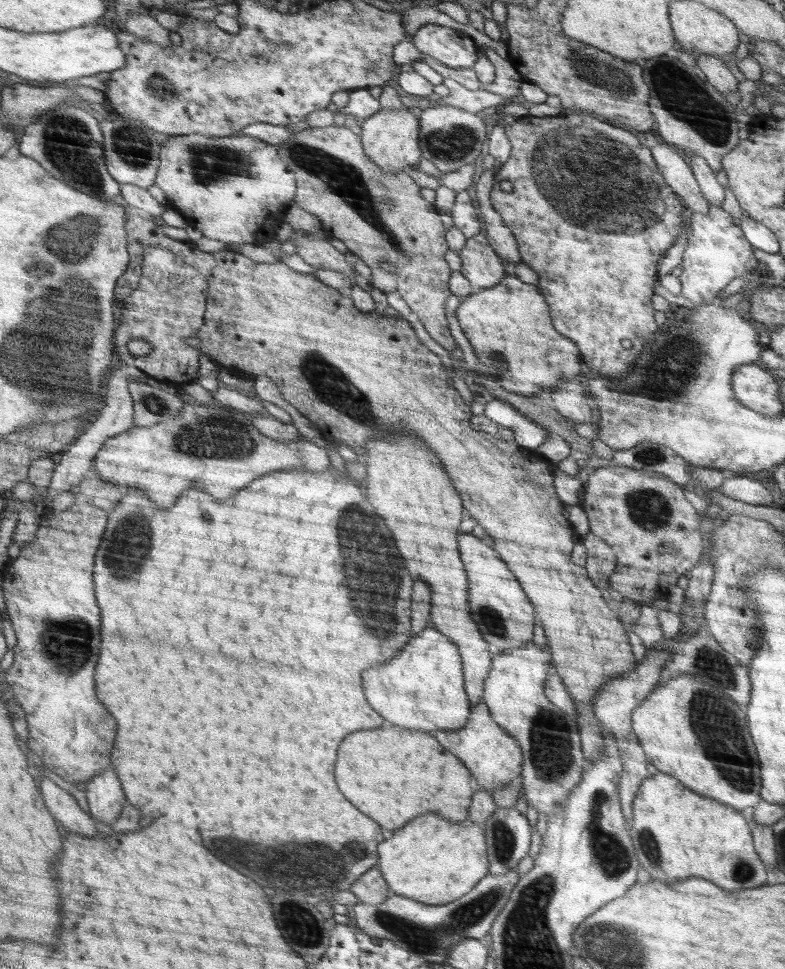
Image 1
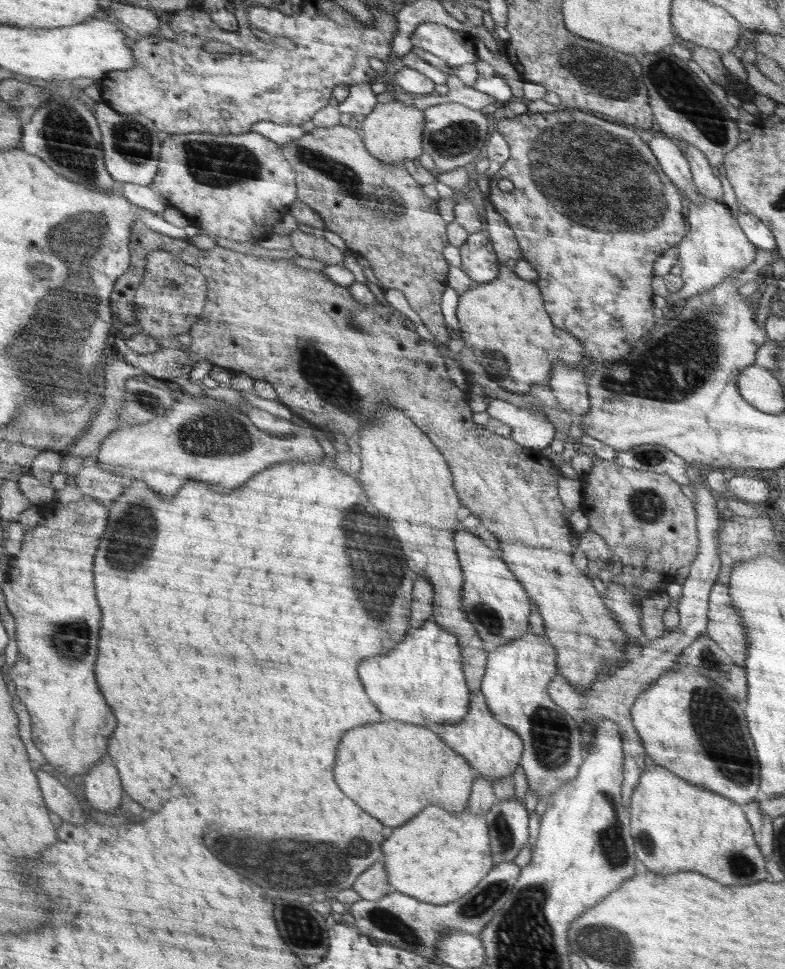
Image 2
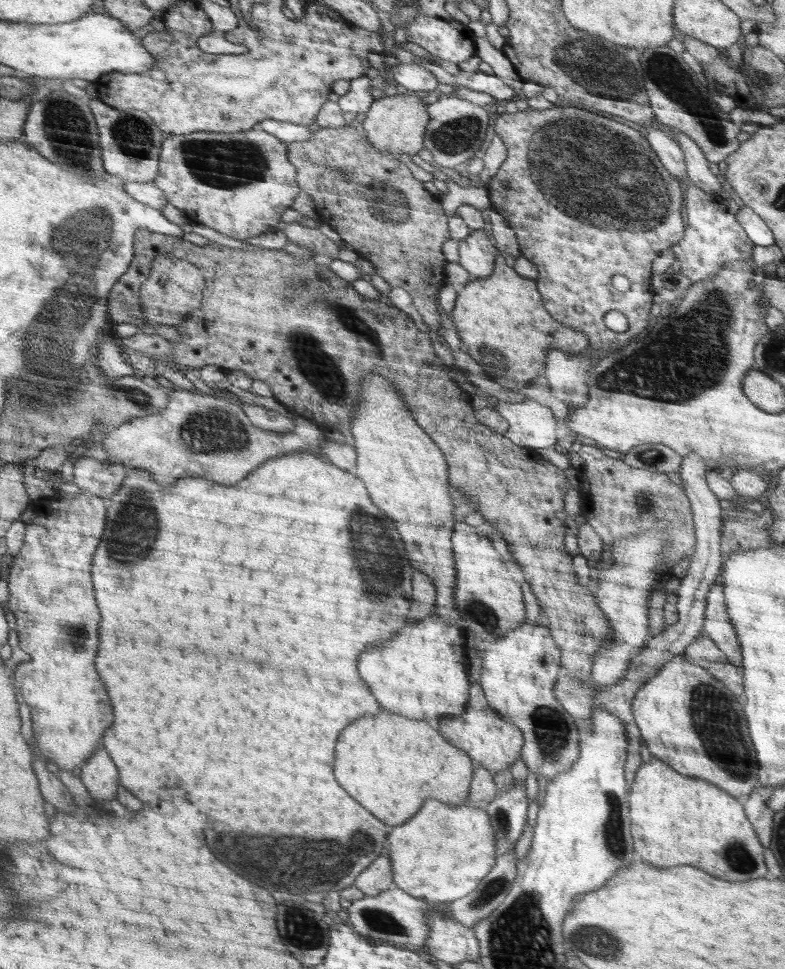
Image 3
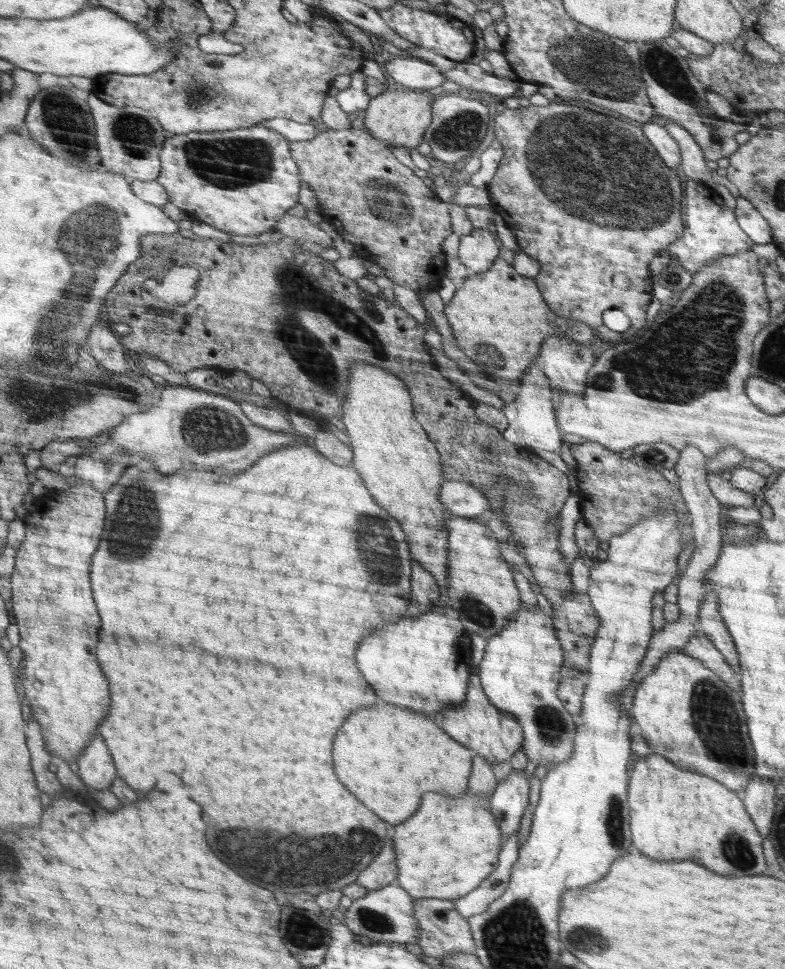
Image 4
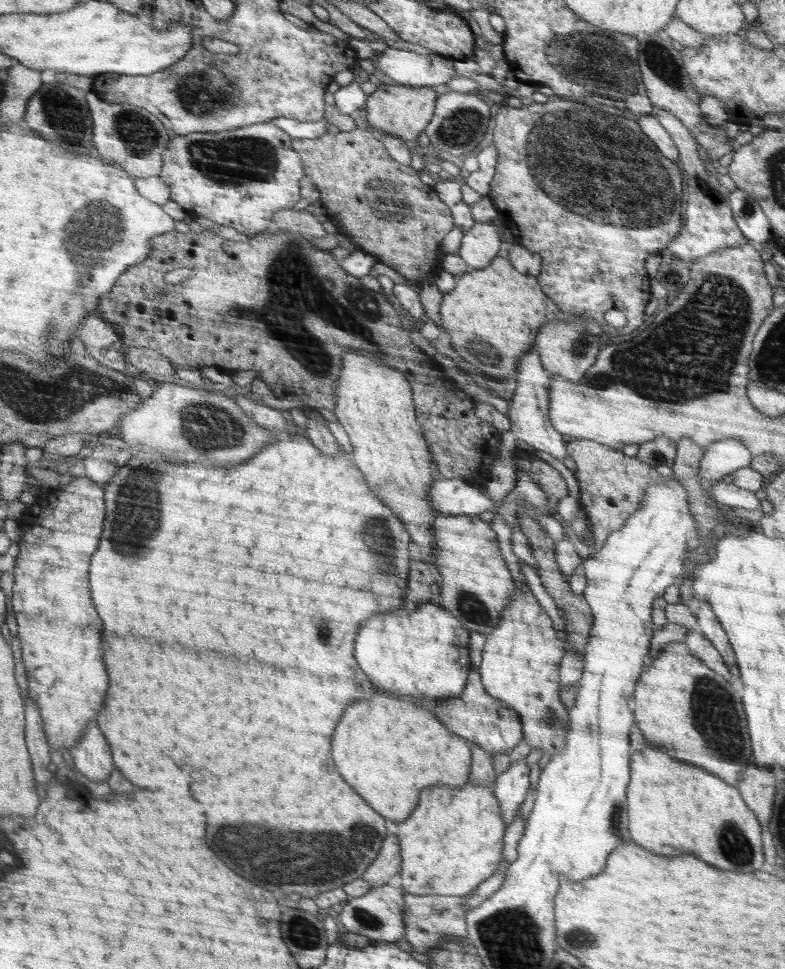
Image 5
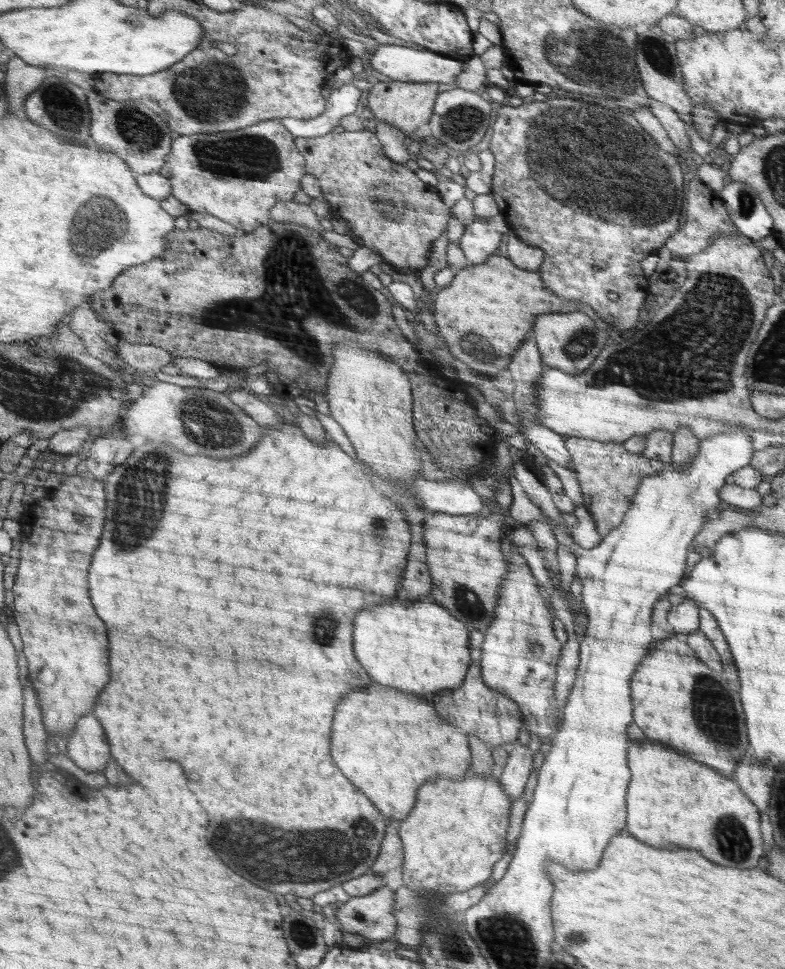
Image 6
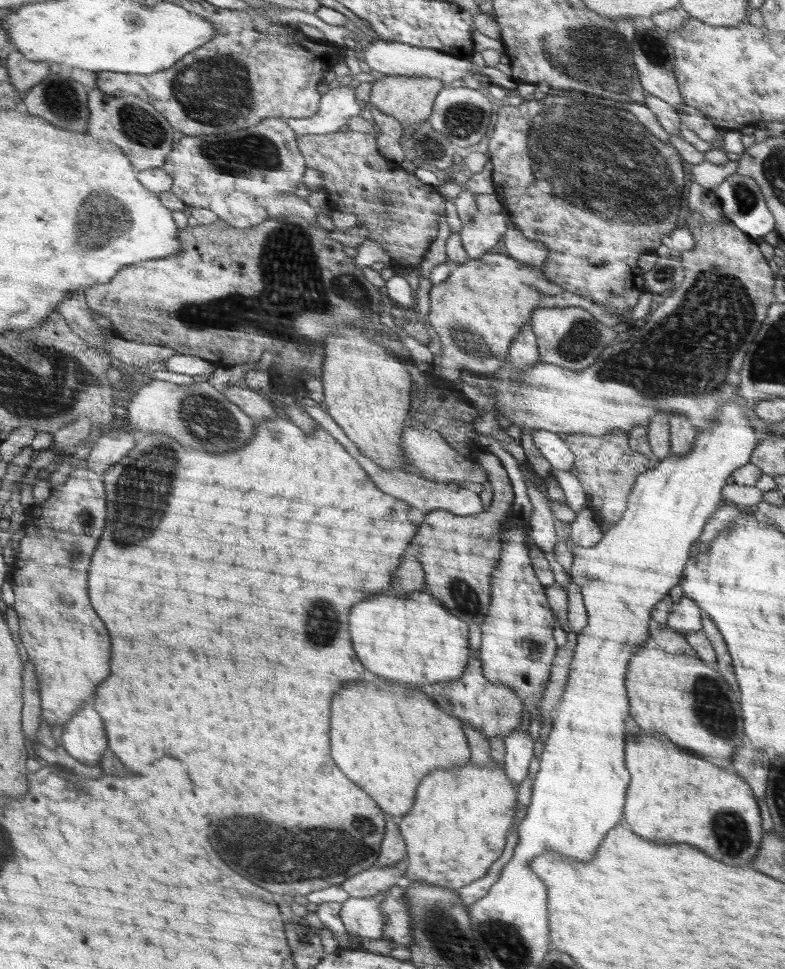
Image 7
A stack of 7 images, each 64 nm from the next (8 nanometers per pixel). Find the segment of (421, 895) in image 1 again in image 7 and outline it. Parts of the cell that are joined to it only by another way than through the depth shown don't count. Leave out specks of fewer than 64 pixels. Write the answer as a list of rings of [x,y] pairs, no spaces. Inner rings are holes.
[[[491,759],[491,762],[486,766],[474,765],[471,761],[468,761],[462,766],[455,766],[455,768],[438,768],[423,778],[423,782],[419,784],[418,796],[415,796],[414,807],[410,813],[399,819],[399,831],[406,844],[407,852],[407,870],[403,877],[403,883],[425,882],[426,884],[438,884],[442,888],[452,888],[458,891],[462,887],[466,887],[467,884],[474,883],[487,876],[492,863],[497,858],[500,858],[505,849],[506,834],[508,834],[508,828],[514,822],[514,808],[518,806],[518,785],[508,777],[508,773],[505,770],[506,765],[499,765],[494,759]]]

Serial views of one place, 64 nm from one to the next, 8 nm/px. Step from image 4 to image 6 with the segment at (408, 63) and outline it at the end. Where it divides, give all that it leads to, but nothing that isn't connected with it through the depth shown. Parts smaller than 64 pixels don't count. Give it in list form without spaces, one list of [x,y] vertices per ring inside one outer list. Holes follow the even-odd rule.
[[[386,44],[379,45],[374,53],[370,55],[370,64],[376,71],[385,74],[391,79],[408,82],[451,83],[464,70],[464,63],[462,61],[442,53],[428,49],[420,51],[410,47]]]

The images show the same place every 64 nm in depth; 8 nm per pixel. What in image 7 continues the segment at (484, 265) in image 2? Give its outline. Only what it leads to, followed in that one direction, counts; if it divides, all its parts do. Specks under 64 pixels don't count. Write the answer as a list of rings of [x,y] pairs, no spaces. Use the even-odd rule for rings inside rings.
[[[478,212],[468,224],[463,225],[459,235],[469,258],[478,260],[498,244],[504,232],[507,232],[504,215]]]

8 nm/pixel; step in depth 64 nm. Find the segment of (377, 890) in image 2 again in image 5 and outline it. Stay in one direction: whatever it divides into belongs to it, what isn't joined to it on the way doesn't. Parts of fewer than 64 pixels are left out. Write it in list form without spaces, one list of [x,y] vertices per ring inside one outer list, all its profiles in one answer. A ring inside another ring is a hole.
[[[390,834],[384,840],[383,850],[380,851],[378,858],[372,862],[371,866],[361,876],[364,881],[372,884],[372,888],[384,886],[401,870],[401,852],[398,837]]]

